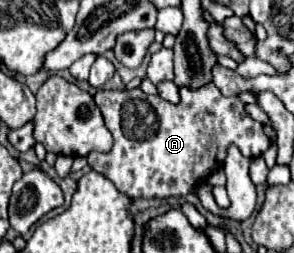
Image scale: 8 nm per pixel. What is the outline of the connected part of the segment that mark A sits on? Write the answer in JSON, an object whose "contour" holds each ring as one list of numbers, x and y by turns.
{"contour":[[215,84,199,88,197,92,189,92,187,88,181,88,179,106,163,100,161,96,149,96,139,88,137,90,97,90,93,98,99,110,103,112,105,126,111,130,115,144,113,150,107,154,91,152,87,156,87,162,91,170,109,178,115,184,115,188,129,198,185,196,187,192,191,192,195,182,205,180,217,166,221,166,221,160,225,158,225,148,229,144,235,144,245,158,261,156,269,148,269,140,263,134,263,126,247,116,243,102,237,96,221,96]]}

